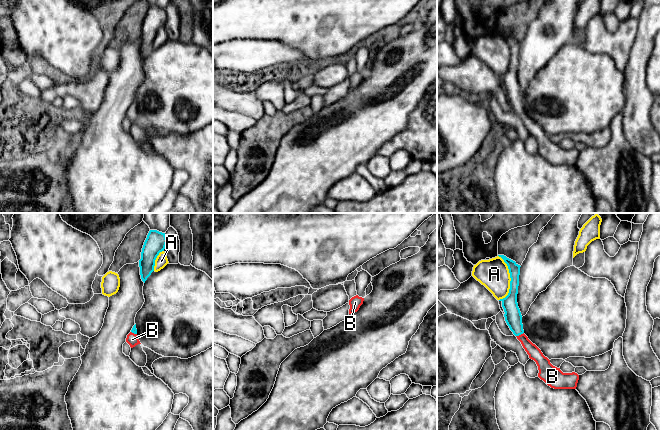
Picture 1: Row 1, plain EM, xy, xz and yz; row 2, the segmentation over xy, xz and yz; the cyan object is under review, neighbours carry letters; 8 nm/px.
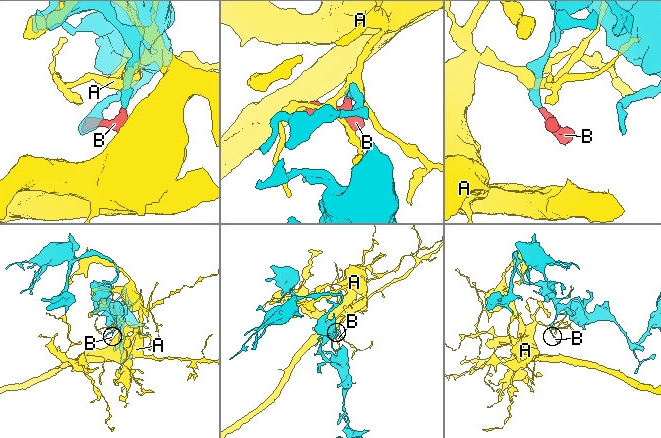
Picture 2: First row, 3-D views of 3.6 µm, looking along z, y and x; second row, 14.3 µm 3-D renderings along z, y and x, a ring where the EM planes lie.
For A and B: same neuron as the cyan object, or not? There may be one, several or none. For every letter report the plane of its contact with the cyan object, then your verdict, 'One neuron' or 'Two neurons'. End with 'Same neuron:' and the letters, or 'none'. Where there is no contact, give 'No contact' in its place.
A: Touches cyan in yz. Two neurons
B: Touches cyan in yz. One neuron
Same neuron: B

